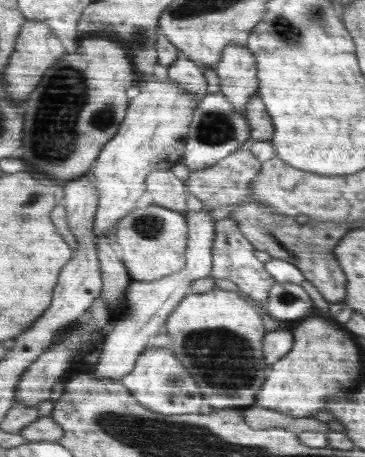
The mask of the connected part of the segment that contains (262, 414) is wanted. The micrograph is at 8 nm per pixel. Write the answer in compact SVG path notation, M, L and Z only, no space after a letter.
M259 406L242 409L244 420L253 429L282 428L296 434L304 431L327 433L334 425L319 421L313 417L294 418L284 413Z

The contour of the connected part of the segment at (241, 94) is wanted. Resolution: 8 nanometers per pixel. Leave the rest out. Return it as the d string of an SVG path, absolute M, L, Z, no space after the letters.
M232 42L226 46L221 62L216 66L220 92L230 100L238 115L245 115L250 98L259 92L259 80L256 76L256 58L248 44Z

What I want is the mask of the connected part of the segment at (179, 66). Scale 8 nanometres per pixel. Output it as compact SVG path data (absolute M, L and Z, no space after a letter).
M181 52L178 54L177 61L169 66L168 78L196 100L196 108L208 94L208 84L202 66Z

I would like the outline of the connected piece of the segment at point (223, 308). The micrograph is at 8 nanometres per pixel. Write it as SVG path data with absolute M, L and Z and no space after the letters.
M216 288L202 294L189 294L168 316L164 332L171 339L170 349L194 374L198 392L216 409L252 406L269 368L264 363L263 339L267 330L260 316L242 296Z

